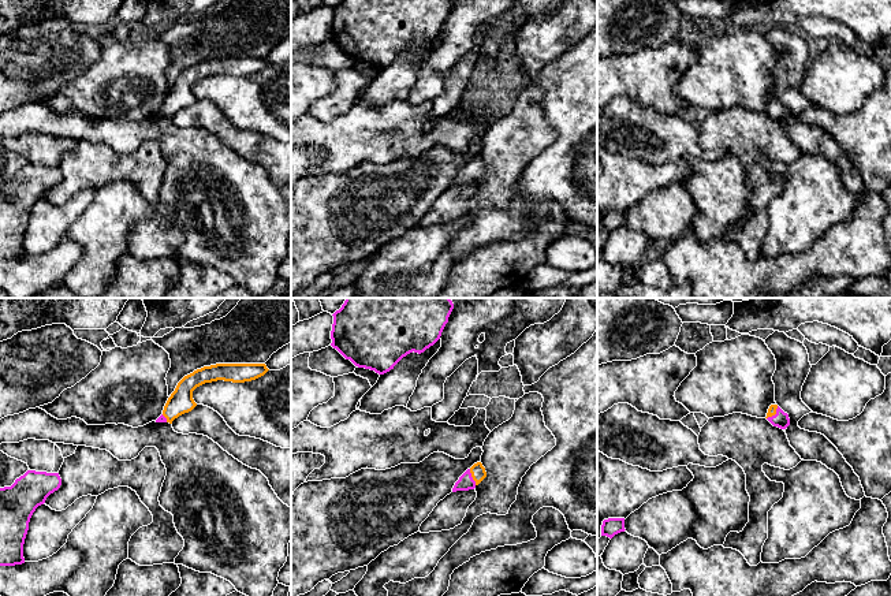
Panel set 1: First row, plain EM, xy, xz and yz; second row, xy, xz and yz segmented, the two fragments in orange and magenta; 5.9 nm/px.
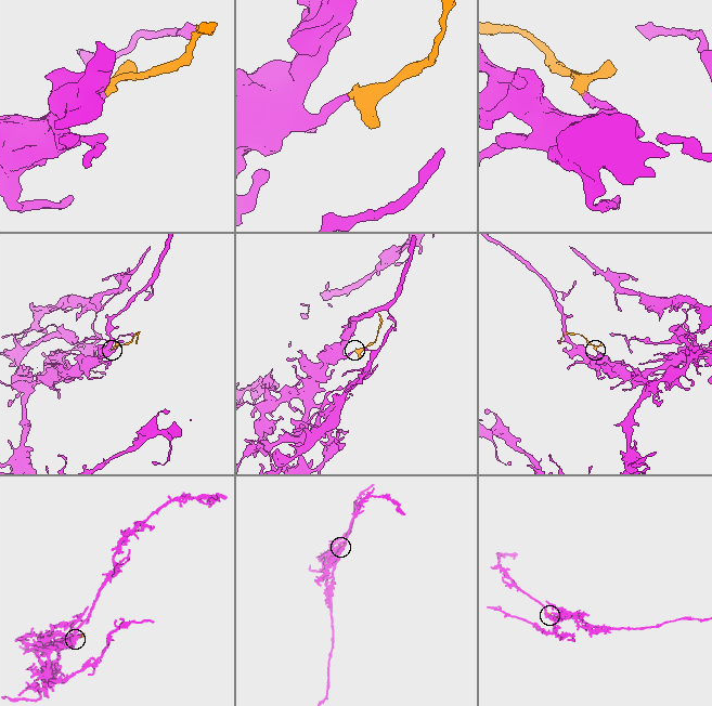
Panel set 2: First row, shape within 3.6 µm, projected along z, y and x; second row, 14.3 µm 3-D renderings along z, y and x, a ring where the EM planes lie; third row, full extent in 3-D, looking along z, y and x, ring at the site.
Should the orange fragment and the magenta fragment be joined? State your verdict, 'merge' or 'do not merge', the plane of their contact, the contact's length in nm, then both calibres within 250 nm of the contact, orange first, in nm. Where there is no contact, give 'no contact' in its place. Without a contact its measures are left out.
merge | xz | 100 nm | 90/90 nm

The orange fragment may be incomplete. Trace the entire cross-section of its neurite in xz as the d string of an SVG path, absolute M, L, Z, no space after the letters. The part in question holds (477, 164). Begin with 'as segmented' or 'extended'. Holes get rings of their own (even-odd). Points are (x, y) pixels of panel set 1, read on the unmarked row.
extended; M477 156L459 171L452 186L474 183L485 171L485 161L481 156Z

